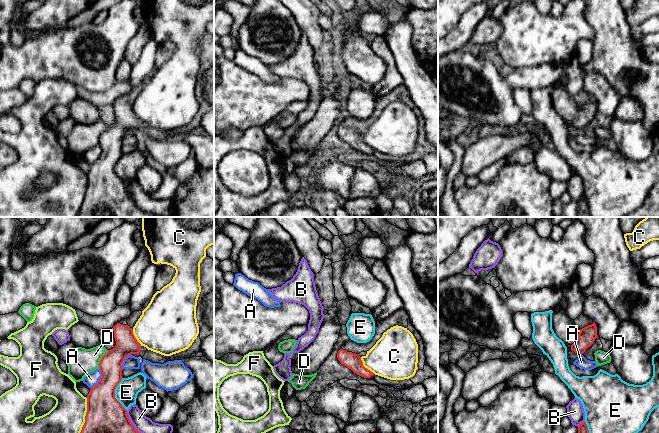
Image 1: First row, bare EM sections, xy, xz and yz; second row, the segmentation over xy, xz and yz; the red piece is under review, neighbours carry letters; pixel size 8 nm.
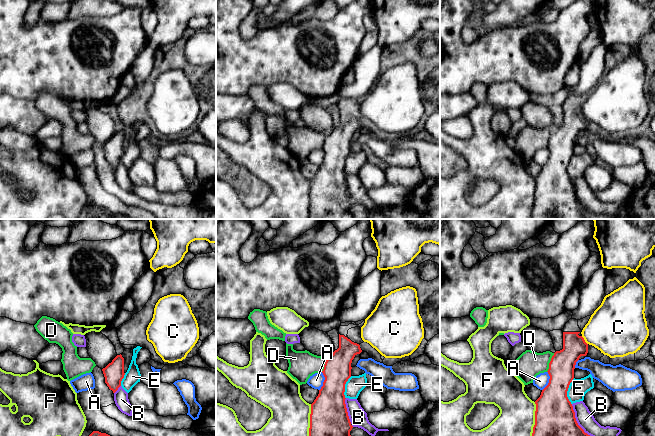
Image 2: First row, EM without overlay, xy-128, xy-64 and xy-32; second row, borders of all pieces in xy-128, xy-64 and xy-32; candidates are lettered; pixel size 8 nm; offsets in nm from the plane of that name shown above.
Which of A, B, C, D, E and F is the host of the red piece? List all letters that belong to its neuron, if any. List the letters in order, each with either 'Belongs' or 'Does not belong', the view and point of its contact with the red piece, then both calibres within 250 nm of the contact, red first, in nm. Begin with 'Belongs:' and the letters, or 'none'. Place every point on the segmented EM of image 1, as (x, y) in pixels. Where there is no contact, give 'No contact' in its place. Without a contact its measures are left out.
Belongs: none
A: Does not belong. Touches red at xy (100, 379). Thickness 280 nm (red) against 110 nm
B: Does not belong. Touches red at xy (130, 421). Thickness 300 nm (red) against 140 nm
C: Does not belong. Touches red at xz (364, 367). Thickness 130 nm (red) against 360 nm
D: Does not belong. Touches red at xy (101, 359). Thickness 180 nm (red) against 200 nm
E: Does not belong. Touches red at xy (114, 394). Thickness 300 nm (red) against 180 nm
F: Does not belong. Touches red at xy (86, 415). Thickness 300 nm (red) against 280 nm

